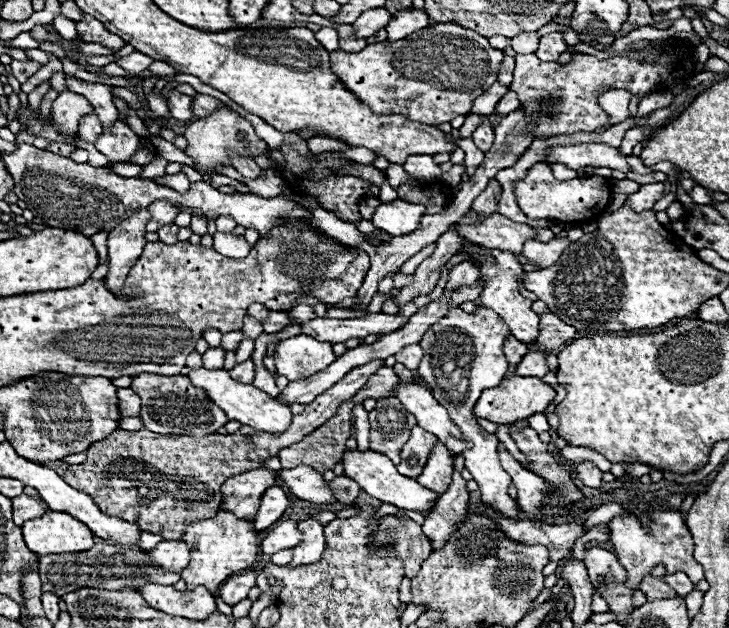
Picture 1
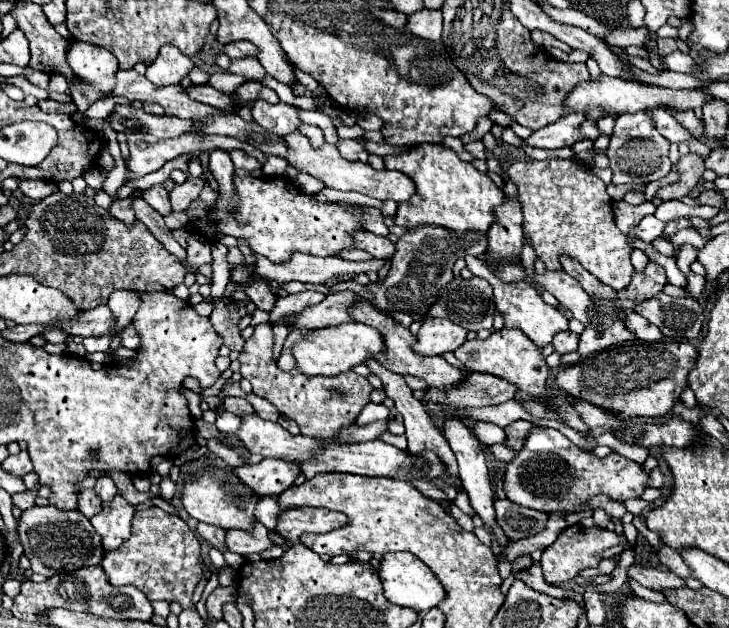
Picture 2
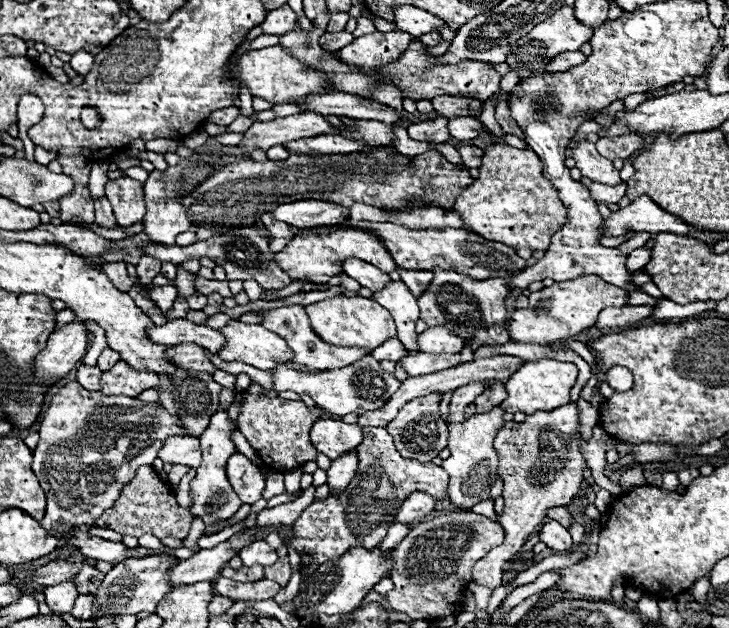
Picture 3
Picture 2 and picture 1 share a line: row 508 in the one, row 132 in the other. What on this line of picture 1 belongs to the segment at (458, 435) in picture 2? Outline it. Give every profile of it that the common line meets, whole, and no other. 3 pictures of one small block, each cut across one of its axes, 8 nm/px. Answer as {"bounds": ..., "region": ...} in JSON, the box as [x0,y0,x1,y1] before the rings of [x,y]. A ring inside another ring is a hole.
{"bounds":[472,122,494,152],"region":[[[490,122],[480,124],[480,126],[474,130],[472,140],[474,140],[474,144],[476,144],[482,152],[488,152],[488,148],[492,146],[492,140],[494,140],[494,128],[490,126]]]}

